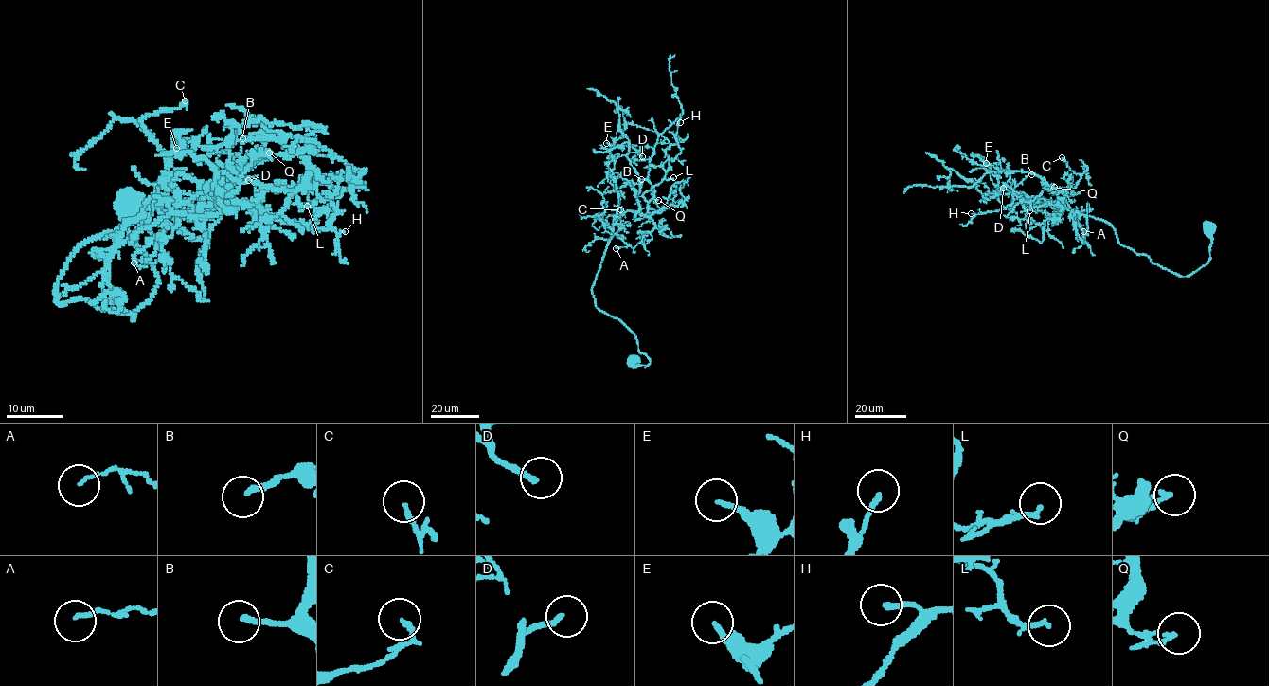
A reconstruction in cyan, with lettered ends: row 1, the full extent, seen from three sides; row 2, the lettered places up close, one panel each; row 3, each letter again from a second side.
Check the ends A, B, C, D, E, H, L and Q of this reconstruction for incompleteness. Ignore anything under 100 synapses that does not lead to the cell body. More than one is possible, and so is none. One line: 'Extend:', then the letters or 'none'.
Extend: D

